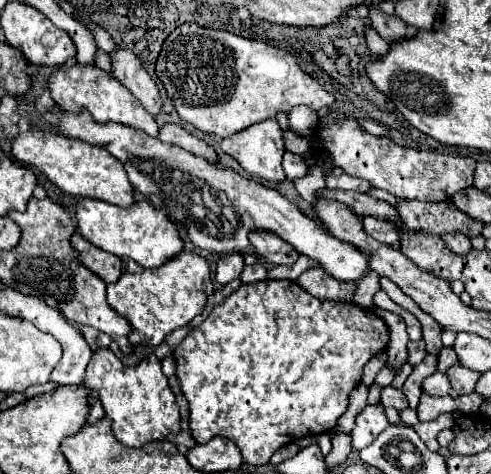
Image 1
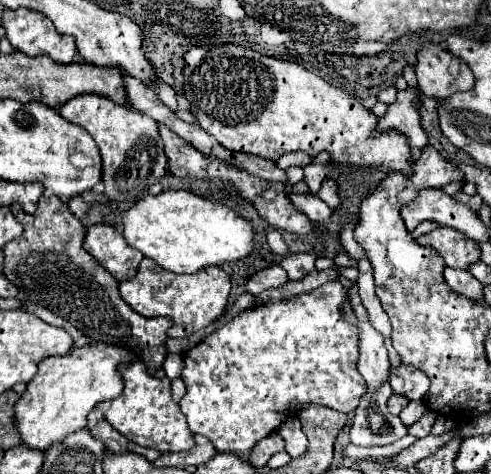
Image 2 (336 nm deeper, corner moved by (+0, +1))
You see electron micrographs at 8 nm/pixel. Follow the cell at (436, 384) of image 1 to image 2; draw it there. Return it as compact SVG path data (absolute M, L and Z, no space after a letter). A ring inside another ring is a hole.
M401 363L397 367L391 367L389 385L393 387L393 393L399 393L411 401L415 401L415 399L419 401L425 397L427 389L429 389L429 379L419 369Z

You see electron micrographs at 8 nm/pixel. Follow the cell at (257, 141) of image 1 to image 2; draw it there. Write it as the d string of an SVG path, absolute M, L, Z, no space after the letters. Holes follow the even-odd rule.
M305 193L305 195L289 195L291 203L301 211L305 213L313 223L325 223L331 219L333 211L327 207L327 203L323 203L319 197L311 195L311 193Z

